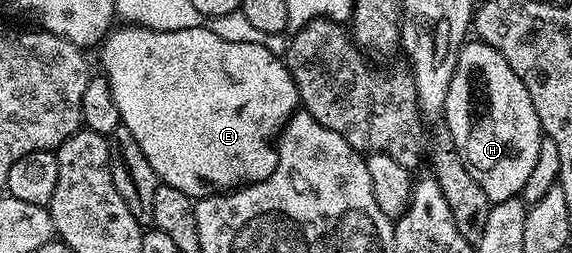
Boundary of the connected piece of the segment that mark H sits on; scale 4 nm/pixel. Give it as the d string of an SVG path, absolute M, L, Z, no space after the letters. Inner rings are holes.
M478 39L468 40L460 48L441 117L447 120L450 144L490 201L522 194L545 134L525 83L513 75L513 67L497 50Z

